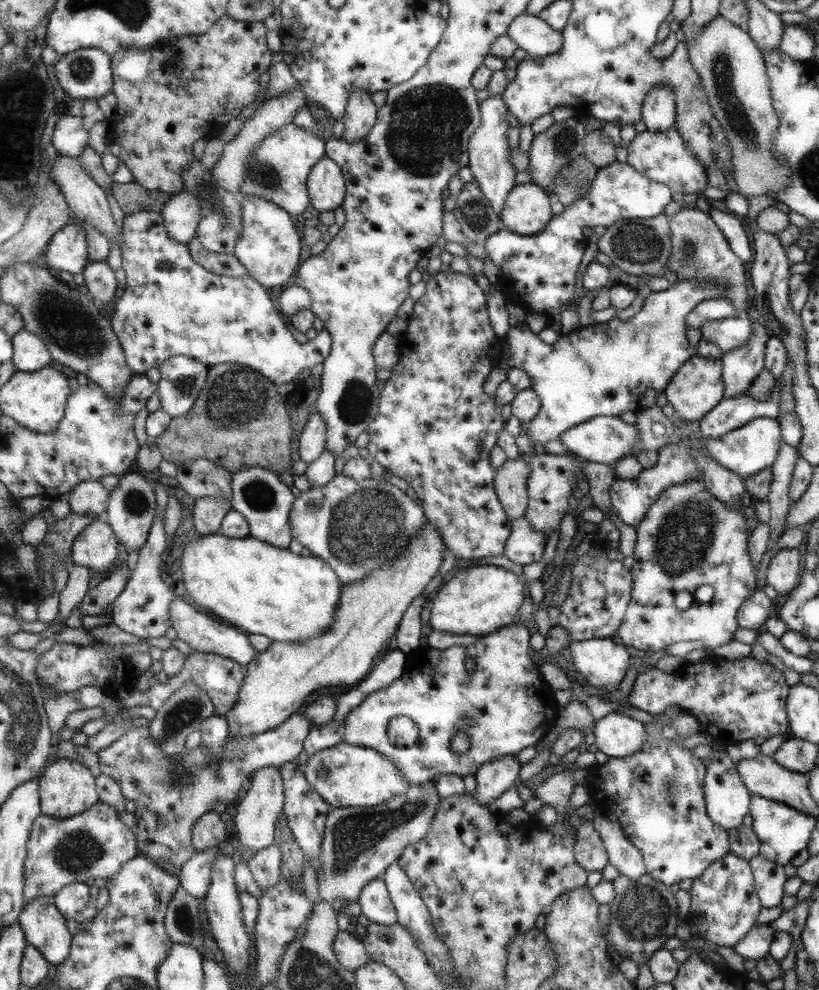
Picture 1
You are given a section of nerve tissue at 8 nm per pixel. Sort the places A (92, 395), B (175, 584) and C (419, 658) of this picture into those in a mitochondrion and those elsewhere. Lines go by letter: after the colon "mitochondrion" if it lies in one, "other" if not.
A: other
B: other
C: other

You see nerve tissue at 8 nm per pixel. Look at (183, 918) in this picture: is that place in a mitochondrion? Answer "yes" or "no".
yes

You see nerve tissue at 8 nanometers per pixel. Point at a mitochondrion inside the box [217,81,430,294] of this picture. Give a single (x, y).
(264, 175)

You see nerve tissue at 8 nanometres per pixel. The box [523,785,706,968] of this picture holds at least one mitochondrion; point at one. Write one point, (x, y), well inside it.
(642, 912)

